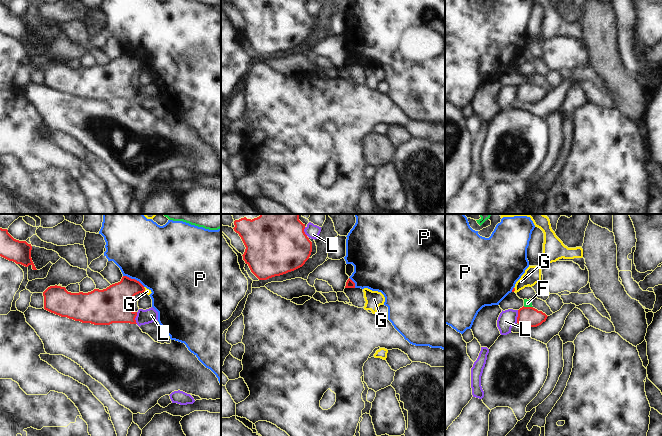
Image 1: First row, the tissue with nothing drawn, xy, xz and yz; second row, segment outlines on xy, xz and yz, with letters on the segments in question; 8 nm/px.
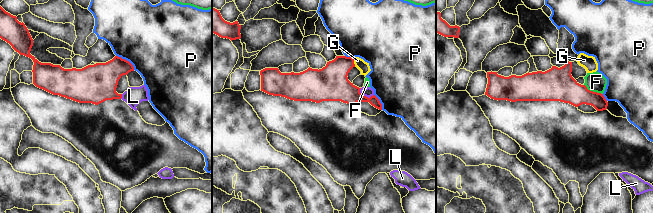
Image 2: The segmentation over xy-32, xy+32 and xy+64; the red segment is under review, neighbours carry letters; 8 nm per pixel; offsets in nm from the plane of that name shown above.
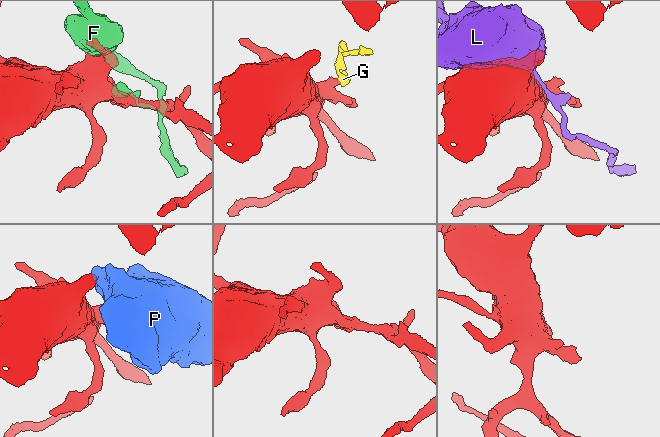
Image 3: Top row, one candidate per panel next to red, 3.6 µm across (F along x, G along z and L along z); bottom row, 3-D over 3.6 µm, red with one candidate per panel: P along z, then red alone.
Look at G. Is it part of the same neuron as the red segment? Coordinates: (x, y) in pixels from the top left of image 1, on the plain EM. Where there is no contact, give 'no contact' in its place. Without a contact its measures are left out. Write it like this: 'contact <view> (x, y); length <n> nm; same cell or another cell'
contact xy (144, 65); length 40 nm; another cell

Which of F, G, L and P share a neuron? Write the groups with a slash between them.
F / G / L / P

